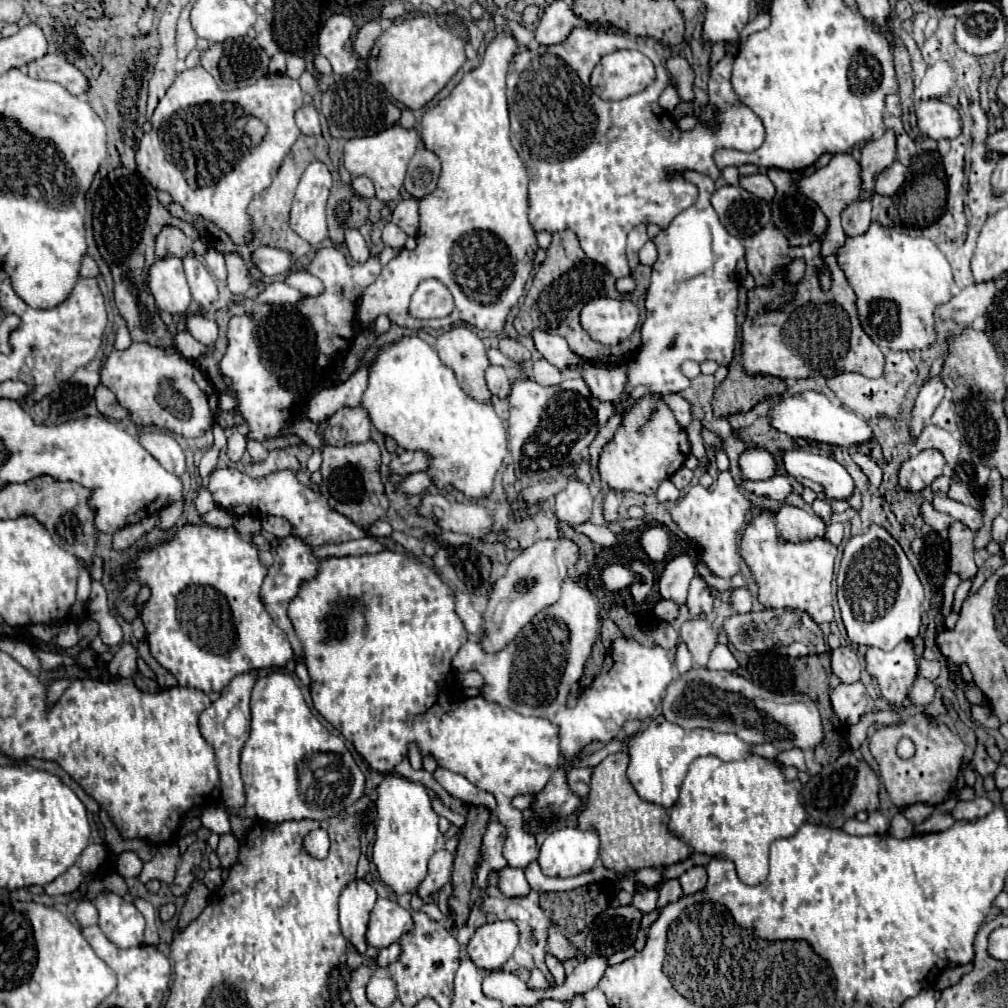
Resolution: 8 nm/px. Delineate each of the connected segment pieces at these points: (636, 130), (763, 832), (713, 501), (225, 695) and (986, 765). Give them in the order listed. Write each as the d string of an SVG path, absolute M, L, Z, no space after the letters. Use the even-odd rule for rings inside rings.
M576 26L576 28L572 28L570 36L568 36L564 42L560 42L560 44L554 44L554 46L538 46L538 48L532 46L530 50L518 54L518 56L510 62L510 66L508 66L506 96L508 96L508 110L510 110L510 138L512 138L512 144L514 144L516 152L520 154L520 158L522 158L526 170L528 170L528 176L530 176L530 224L532 224L532 228L534 228L536 232L542 232L542 230L558 232L558 230L568 228L568 230L572 230L572 232L578 236L580 246L582 246L582 250L586 252L586 256L588 256L590 260L594 260L594 262L606 266L608 272L610 272L616 280L620 280L620 278L624 278L624 276L630 276L630 266L628 266L628 260L626 260L626 236L628 236L628 232L630 232L634 226L638 226L638 224L656 224L656 226L660 226L660 228L666 228L666 226L670 226L670 222L672 222L682 210L686 210L686 208L690 208L690 206L696 204L698 188L696 188L692 182L686 182L684 172L686 172L686 170L694 170L694 172L702 172L704 176L716 180L716 178L720 176L720 170L716 168L712 154L714 154L718 148L736 148L736 150L742 150L742 152L752 152L752 150L760 148L762 142L764 142L764 128L762 128L760 118L756 118L756 114L752 114L752 110L748 110L746 106L740 106L740 102L736 102L736 94L734 94L734 90L732 90L732 86L730 86L732 62L734 62L734 58L732 58L730 54L726 54L726 56L712 68L712 72L710 72L708 94L710 94L712 104L718 108L718 114L716 114L716 132L710 132L710 128L708 128L704 122L698 122L696 128L690 130L690 132L682 132L682 130L674 124L674 120L670 120L668 114L658 106L658 96L660 96L662 90L670 84L670 74L668 74L664 62L660 60L658 52L654 50L652 44L646 44L646 42L640 44L640 42L636 42L634 38L622 36L622 34L620 34L620 36L604 36L604 34L596 32L596 30ZM616 50L640 50L642 54L646 54L646 56L654 62L656 74L658 74L658 76L656 76L652 88L648 88L648 90L644 92L644 98L624 98L624 102L606 102L606 100L598 98L598 96L590 90L590 72L594 70L594 66L600 62L602 56L606 56L606 54L610 54L610 52L616 52Z
M752 754L752 758L724 762L718 756L700 756L696 758L686 774L686 780L680 788L678 802L670 808L668 830L686 842L694 852L708 854L714 858L732 860L738 872L738 878L756 886L762 884L768 876L768 848L778 838L790 838L806 822L806 810L802 804L802 784L800 780L786 780L778 762Z
M720 472L720 478L712 488L704 488L700 484L690 486L690 492L674 506L672 518L692 540L700 544L700 558L708 568L722 578L732 578L740 570L738 532L742 530L746 520L744 516L750 508L750 502L742 496L732 476L728 472Z
M254 672L232 678L230 686L220 694L220 698L216 702L212 702L212 706L208 710L204 710L204 714L200 714L200 722L198 722L202 736L216 750L214 752L216 768L218 768L220 780L222 780L222 798L224 798L222 804L228 810L228 814L234 814L234 816L242 812L244 802L246 802L242 778L240 778L240 750L250 734L250 706L248 704L250 704L250 692L252 692L254 682L256 682ZM216 726L218 726L218 730L216 730Z
M982 744L976 746L976 752L974 752L974 758L972 758L972 764L974 764L976 772L982 774L982 776L986 776L986 774L994 774L994 772L996 772L996 766L998 766L998 764L988 756L988 752L986 752L986 748L984 748Z

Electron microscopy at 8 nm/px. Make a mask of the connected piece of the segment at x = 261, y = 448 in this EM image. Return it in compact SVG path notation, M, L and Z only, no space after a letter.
M248 440L248 454L252 456L254 462L264 462L266 456L268 456L268 450L262 442L256 442L256 440Z

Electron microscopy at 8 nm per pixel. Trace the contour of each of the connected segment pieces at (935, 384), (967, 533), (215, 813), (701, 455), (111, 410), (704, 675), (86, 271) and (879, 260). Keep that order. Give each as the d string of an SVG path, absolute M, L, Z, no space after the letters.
M934 376L928 382L924 382L924 386L922 386L918 398L916 398L914 410L912 410L910 432L912 432L914 438L918 438L920 430L924 428L924 422L930 420L932 412L936 410L936 406L942 402L944 396L946 396L946 384L940 376Z
M952 522L948 528L950 538L950 570L956 572L962 580L976 576L976 562L974 562L974 532L964 526L962 522Z
M206 808L204 814L200 816L200 822L202 822L204 828L208 828L216 834L230 832L230 822L224 820L224 810L222 808Z
M692 418L692 422L686 428L686 432L688 432L688 440L690 440L692 454L698 458L698 468L708 470L710 460L706 456L706 448L704 448L704 442L702 442L702 426L700 426L700 422L696 418Z
M98 386L94 398L96 398L96 404L98 404L98 412L104 418L120 420L120 418L126 418L128 416L128 412L116 402L116 396L106 386Z
M690 668L686 674L680 674L678 680L674 680L664 694L662 700L662 714L668 722L674 722L682 728L708 728L714 732L734 732L748 744L762 744L772 742L778 750L790 750L794 746L802 750L812 750L822 742L822 726L820 726L820 712L816 708L816 702L808 698L806 694L776 694L768 692L750 680L742 678L740 674L726 672L726 670L708 670L708 668Z
M86 256L84 262L82 262L82 270L80 270L80 274L82 274L84 278L96 278L96 276L100 274L100 268L98 268L98 264L96 264L90 256Z
M872 222L870 230L856 238L846 238L846 244L836 252L840 258L840 268L846 272L850 286L858 296L858 314L866 334L880 346L888 350L924 350L936 342L936 308L950 302L950 286L954 282L952 268L938 246L928 238L916 238L900 234L900 230L884 228Z

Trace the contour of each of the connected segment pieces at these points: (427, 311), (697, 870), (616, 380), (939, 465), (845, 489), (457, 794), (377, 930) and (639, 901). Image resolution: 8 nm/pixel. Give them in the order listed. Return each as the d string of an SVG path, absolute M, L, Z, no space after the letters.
M440 284L440 298L412 298L410 316L414 318L444 318L454 310L454 300L450 290Z
M694 866L680 876L680 884L684 894L696 894L706 886L706 870L702 866Z
M584 364L578 368L572 368L572 372L582 374L582 378L588 382L588 388L592 390L592 394L596 394L596 398L600 400L624 400L622 396L622 388L626 382L626 374L624 374L624 366L616 366L616 368L606 368L604 364L600 364L598 368L594 364Z
M922 450L902 464L900 486L910 492L920 492L924 486L930 486L932 480L944 474L944 466L946 460L940 450Z
M788 450L782 454L788 476L802 482L814 492L824 492L826 498L848 500L856 486L848 470L834 460L834 456L812 454L802 450Z
M436 768L434 772L434 778L436 782L454 798L466 802L466 804L472 804L472 806L484 806L488 810L494 810L496 808L496 800L492 794L488 792L482 792L478 790L472 782L468 782L464 776L456 776L454 772L450 770L444 770L444 768Z
M378 898L370 914L368 924L368 944L374 948L386 948L410 932L414 926L410 910L402 908L398 902L388 898Z
M640 886L633 894L632 905L636 906L642 914L650 914L656 908L658 902L658 892L646 886Z

